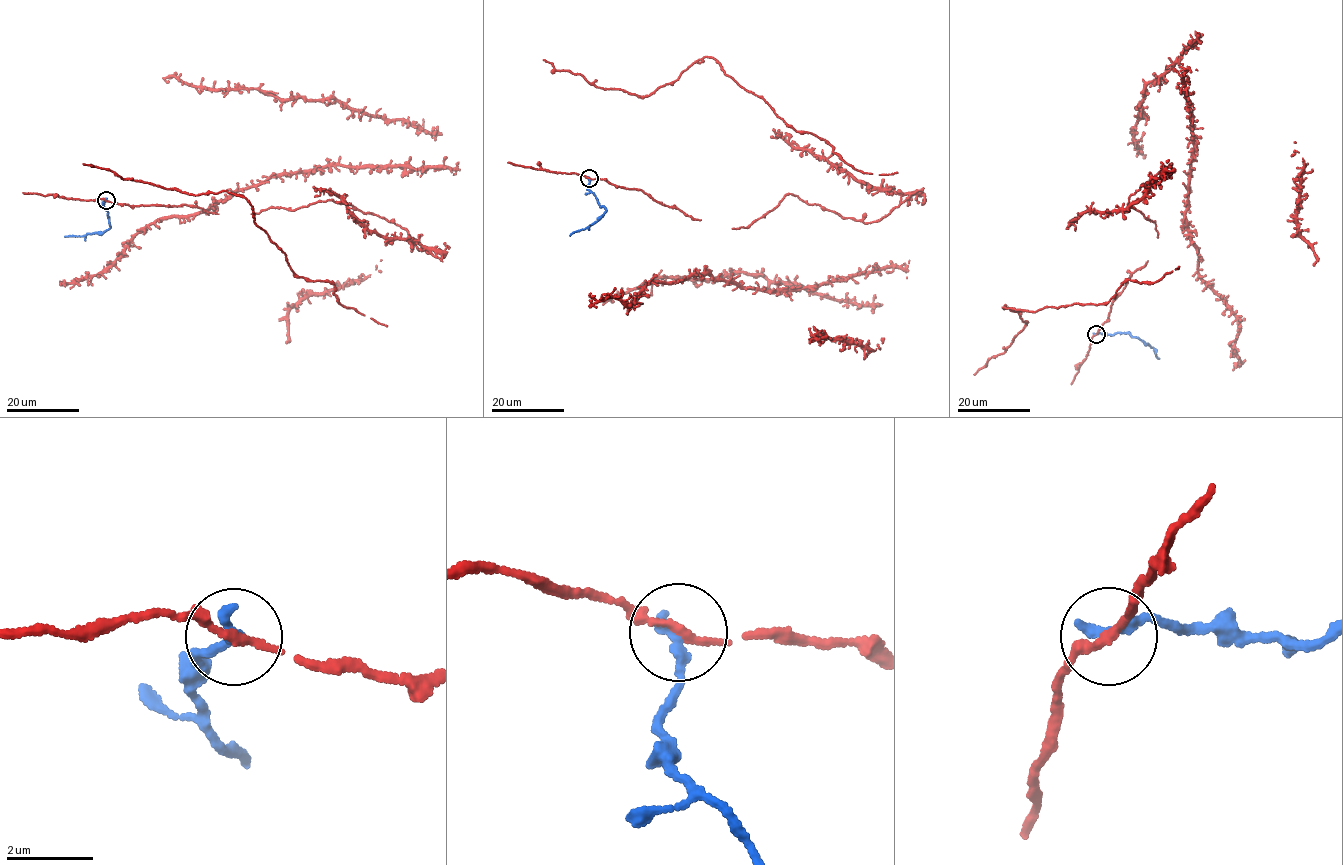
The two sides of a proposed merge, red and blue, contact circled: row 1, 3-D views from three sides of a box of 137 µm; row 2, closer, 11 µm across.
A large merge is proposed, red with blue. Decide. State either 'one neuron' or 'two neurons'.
two neurons

